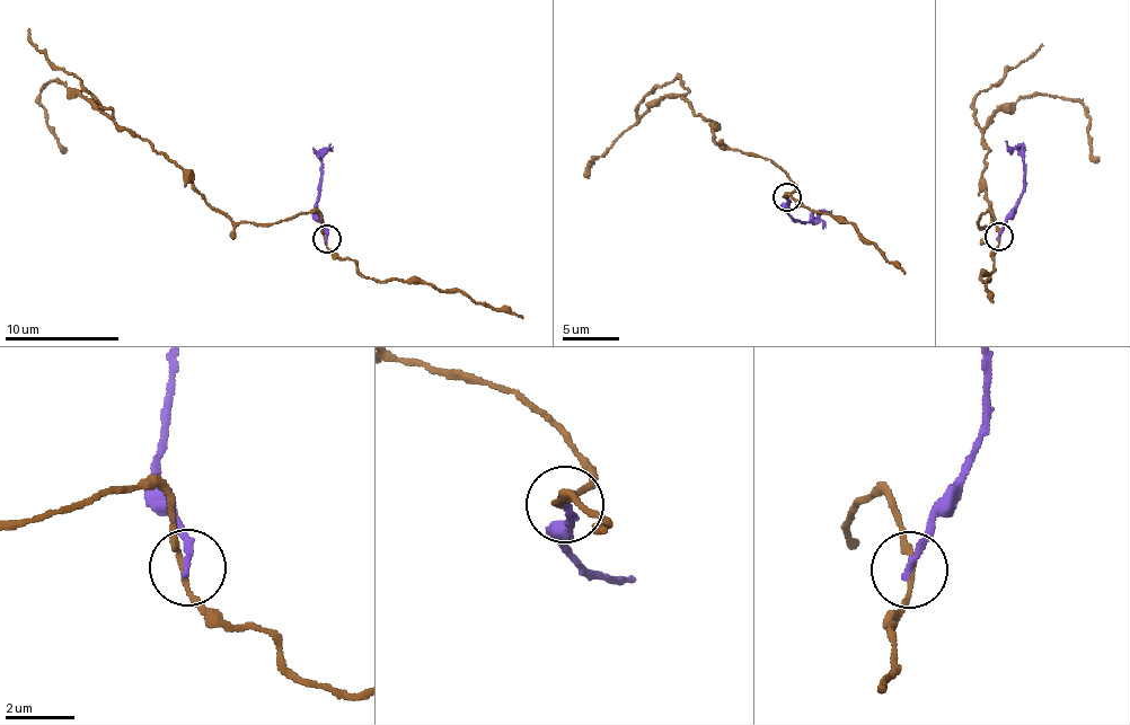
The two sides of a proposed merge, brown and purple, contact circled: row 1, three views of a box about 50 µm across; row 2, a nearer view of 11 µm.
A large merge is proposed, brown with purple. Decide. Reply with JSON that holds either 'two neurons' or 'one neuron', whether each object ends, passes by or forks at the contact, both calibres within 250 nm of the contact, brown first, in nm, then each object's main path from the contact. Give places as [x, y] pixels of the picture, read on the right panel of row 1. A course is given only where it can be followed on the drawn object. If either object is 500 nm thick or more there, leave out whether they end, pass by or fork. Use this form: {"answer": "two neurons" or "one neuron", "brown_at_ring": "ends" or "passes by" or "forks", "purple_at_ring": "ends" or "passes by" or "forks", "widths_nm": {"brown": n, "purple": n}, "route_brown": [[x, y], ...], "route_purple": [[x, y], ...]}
{"answer": "two neurons", "brown_at_ring": "passes by", "purple_at_ring": "ends", "widths_nm": {"brown": 150, "purple": 180}, "route_brown": [[999, 236], [987, 211], [978, 226], [994, 215], [981, 175], [996, 113], [1033, 95], [1074, 99], [1097, 164]], "route_purple": [[999, 236], [1006, 213], [1017, 205], [1023, 191], [1024, 153], [1005, 142]]}

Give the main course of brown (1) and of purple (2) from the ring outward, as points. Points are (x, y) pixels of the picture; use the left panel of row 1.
1: (326, 238), (312, 212), (275, 222), (230, 220), (177, 166), (56, 81), (42, 87), (40, 105), (64, 153)
2: (326, 238), (316, 208), (323, 157), (328, 144)

